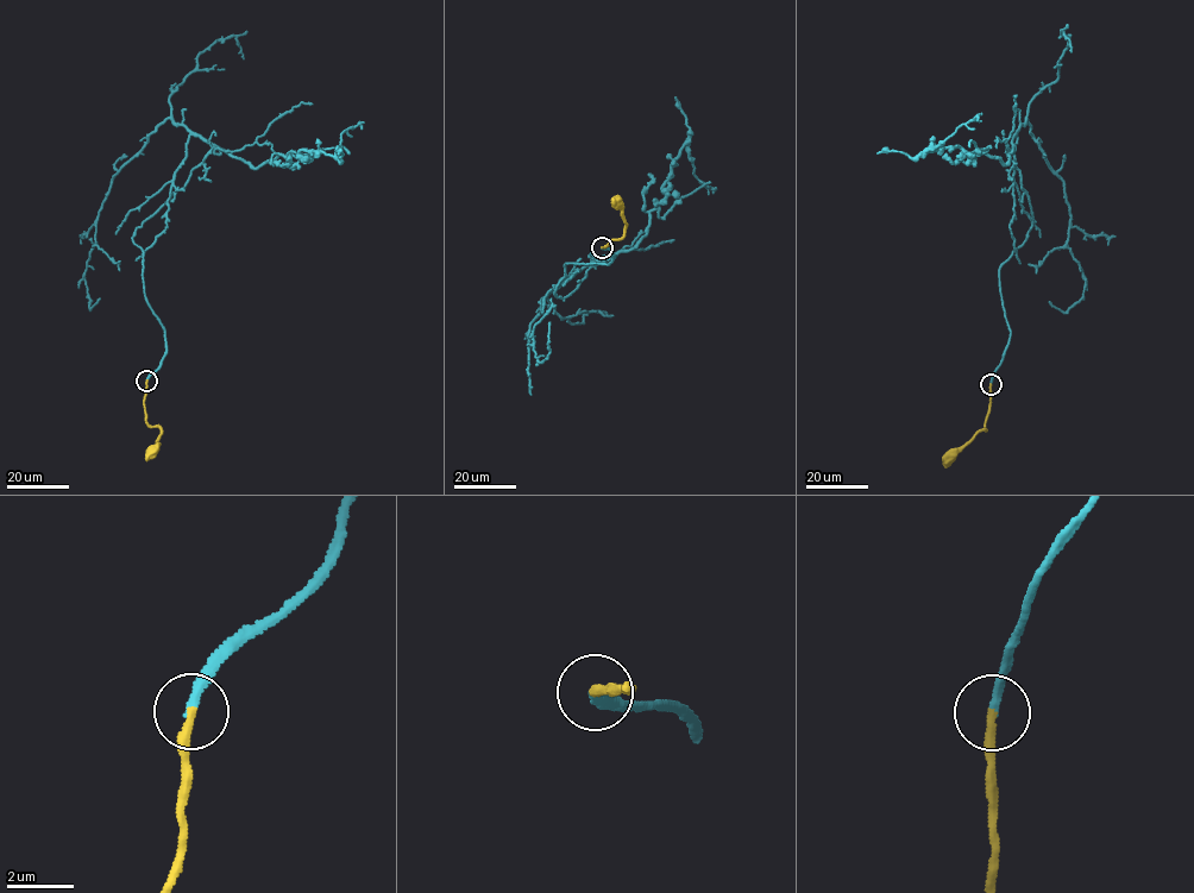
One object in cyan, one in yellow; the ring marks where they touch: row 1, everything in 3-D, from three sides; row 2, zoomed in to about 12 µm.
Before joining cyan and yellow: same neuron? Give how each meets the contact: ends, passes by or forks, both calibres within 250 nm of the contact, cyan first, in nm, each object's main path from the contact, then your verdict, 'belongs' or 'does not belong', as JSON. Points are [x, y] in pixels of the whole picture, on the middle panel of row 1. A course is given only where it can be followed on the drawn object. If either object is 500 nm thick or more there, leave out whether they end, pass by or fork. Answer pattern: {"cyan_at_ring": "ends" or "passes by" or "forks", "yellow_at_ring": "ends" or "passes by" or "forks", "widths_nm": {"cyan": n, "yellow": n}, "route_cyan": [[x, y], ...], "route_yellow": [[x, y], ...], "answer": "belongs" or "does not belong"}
{"cyan_at_ring": "ends", "yellow_at_ring": "ends", "widths_nm": {"cyan": 240, "yellow": 240}, "route_cyan": [[602, 247], [609, 264], [564, 263], [564, 297], [605, 262], [540, 302], [539, 362], [550, 322]], "route_yellow": [[602, 247], [623, 234], [627, 222], [617, 203]], "answer": "belongs"}

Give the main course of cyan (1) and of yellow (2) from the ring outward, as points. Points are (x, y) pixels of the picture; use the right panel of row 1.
1: (991, 384), (1010, 337), (999, 268), (1034, 221), (1007, 155), (1026, 119), (1085, 277), (1066, 312), (1049, 301)
2: (991, 384), (987, 429), (979, 431), (950, 456)

